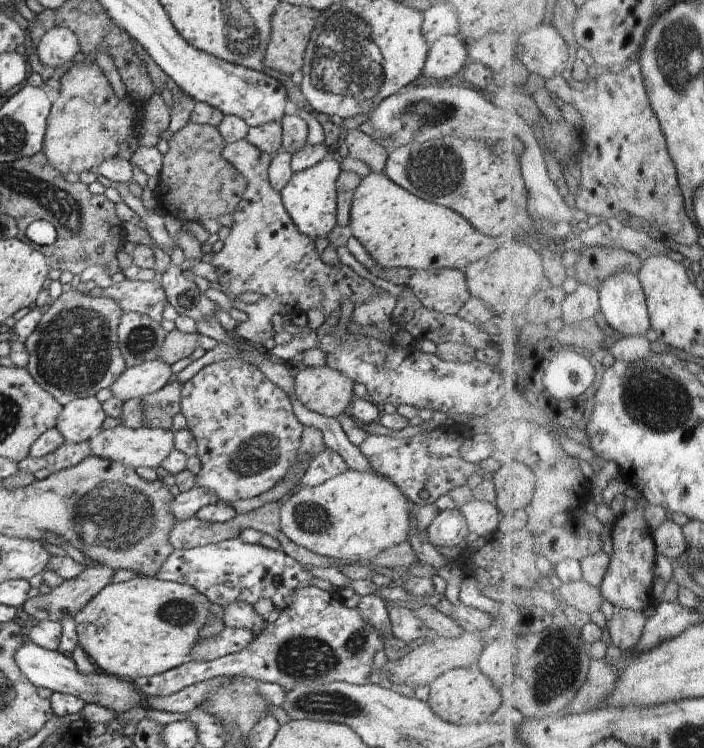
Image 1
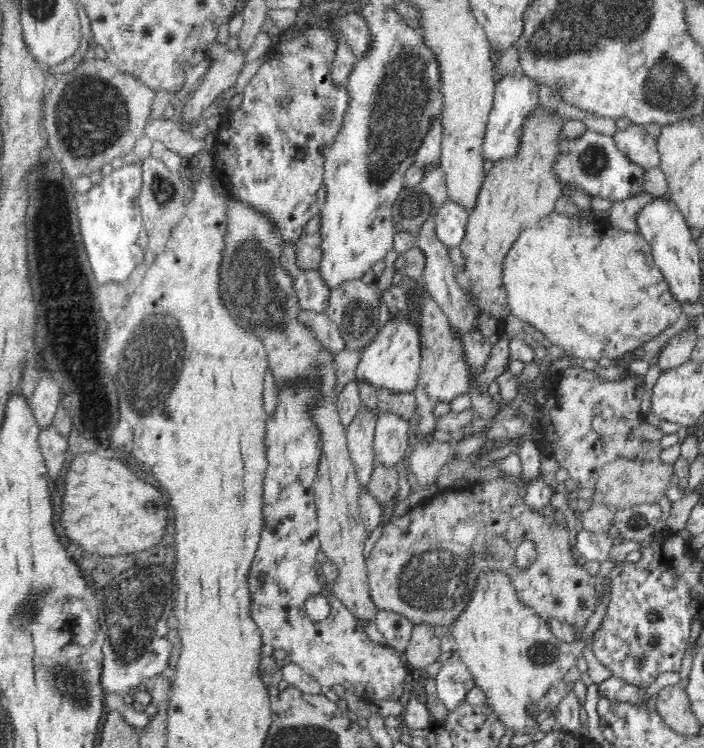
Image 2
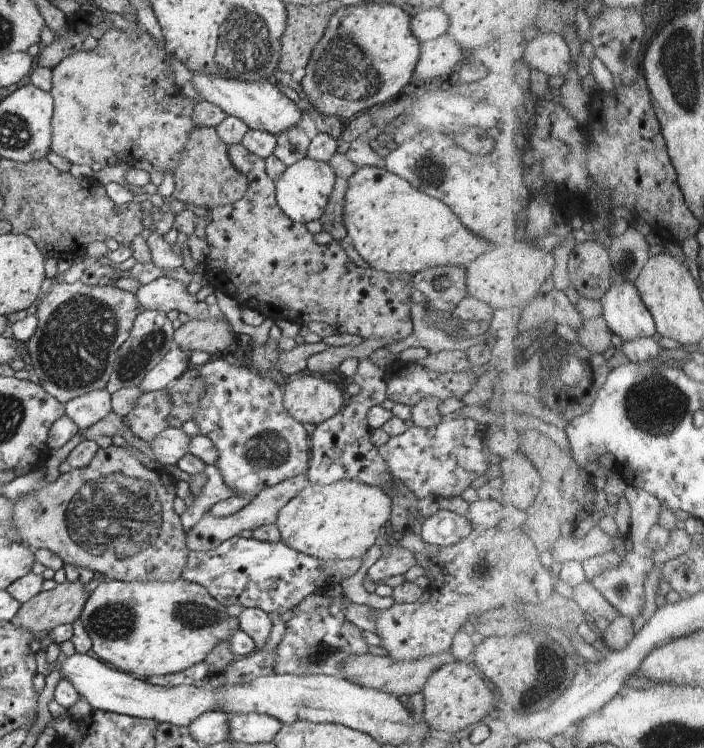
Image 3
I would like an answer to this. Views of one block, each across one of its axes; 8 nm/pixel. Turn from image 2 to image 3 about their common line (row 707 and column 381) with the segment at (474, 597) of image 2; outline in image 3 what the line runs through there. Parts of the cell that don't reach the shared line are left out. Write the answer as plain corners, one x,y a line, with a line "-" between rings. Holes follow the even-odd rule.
349,477
329,485
309,484
282,507
275,524
286,546
324,561
347,560
362,558
378,540
382,526
390,524
391,516
388,494

